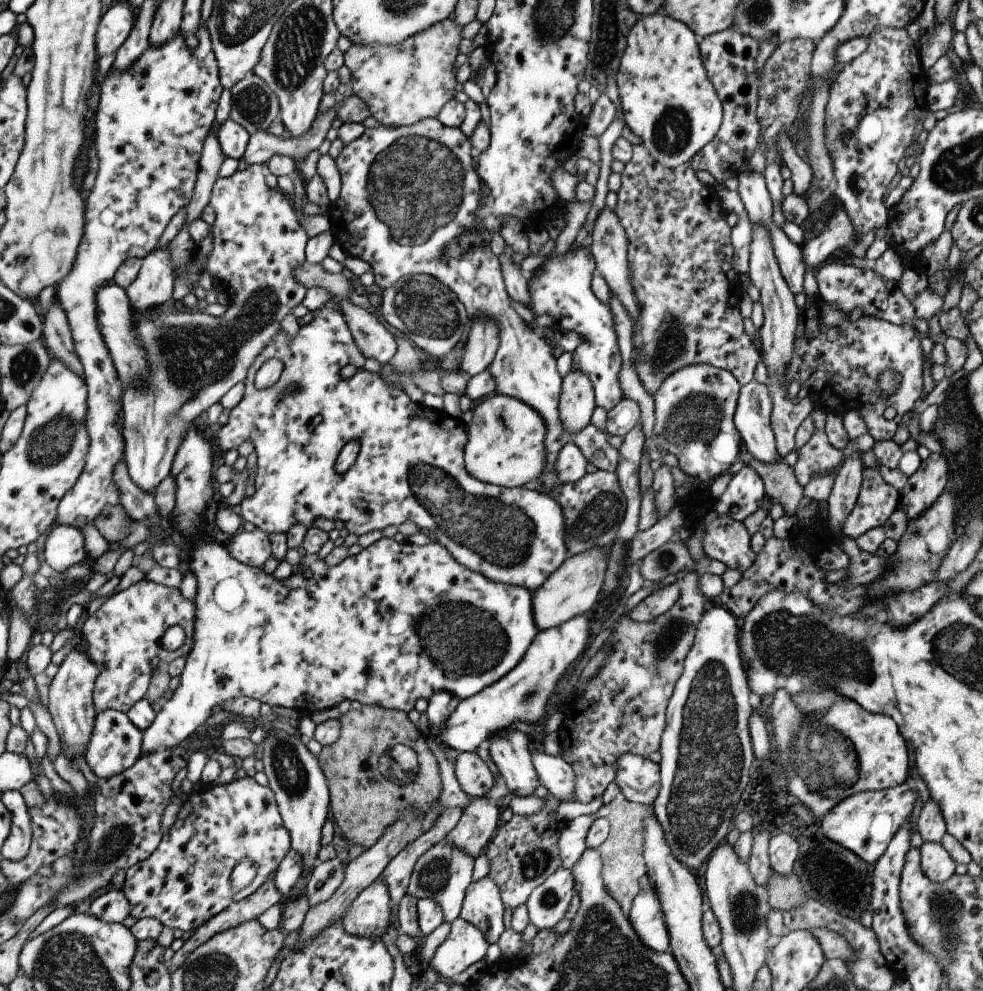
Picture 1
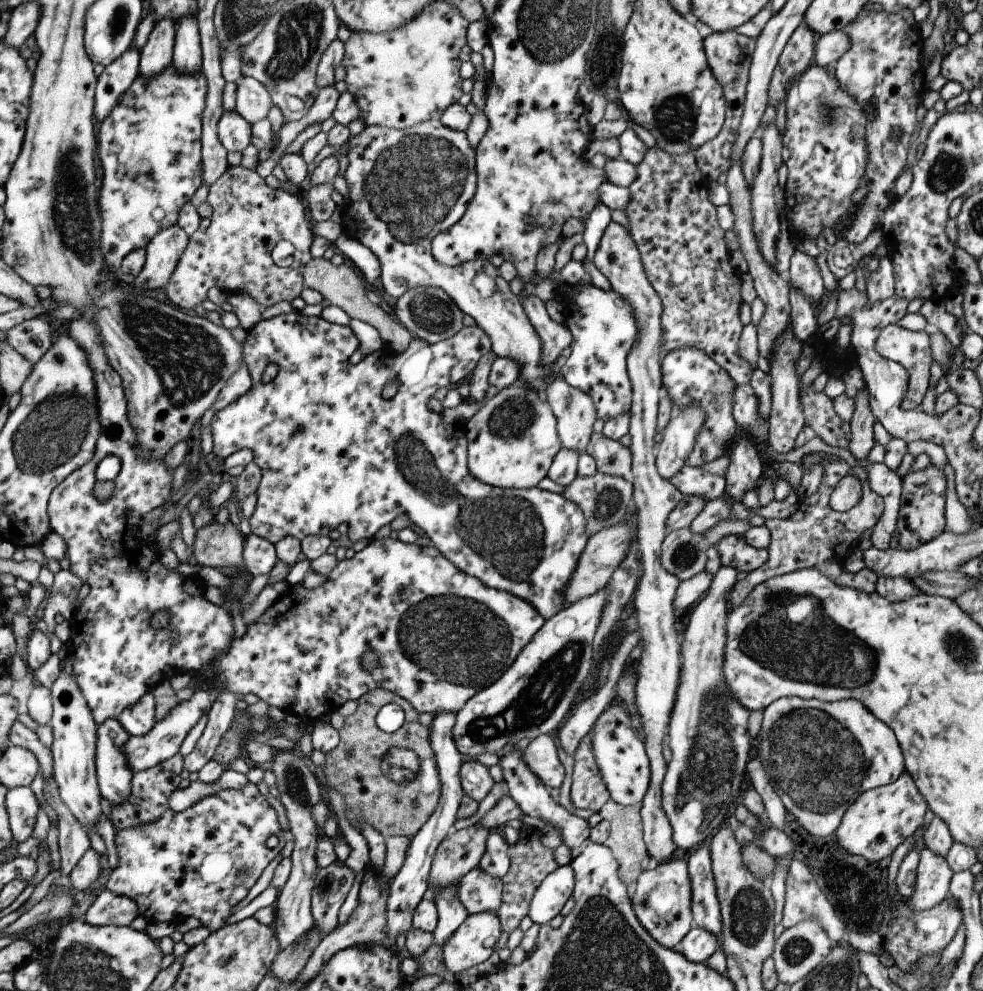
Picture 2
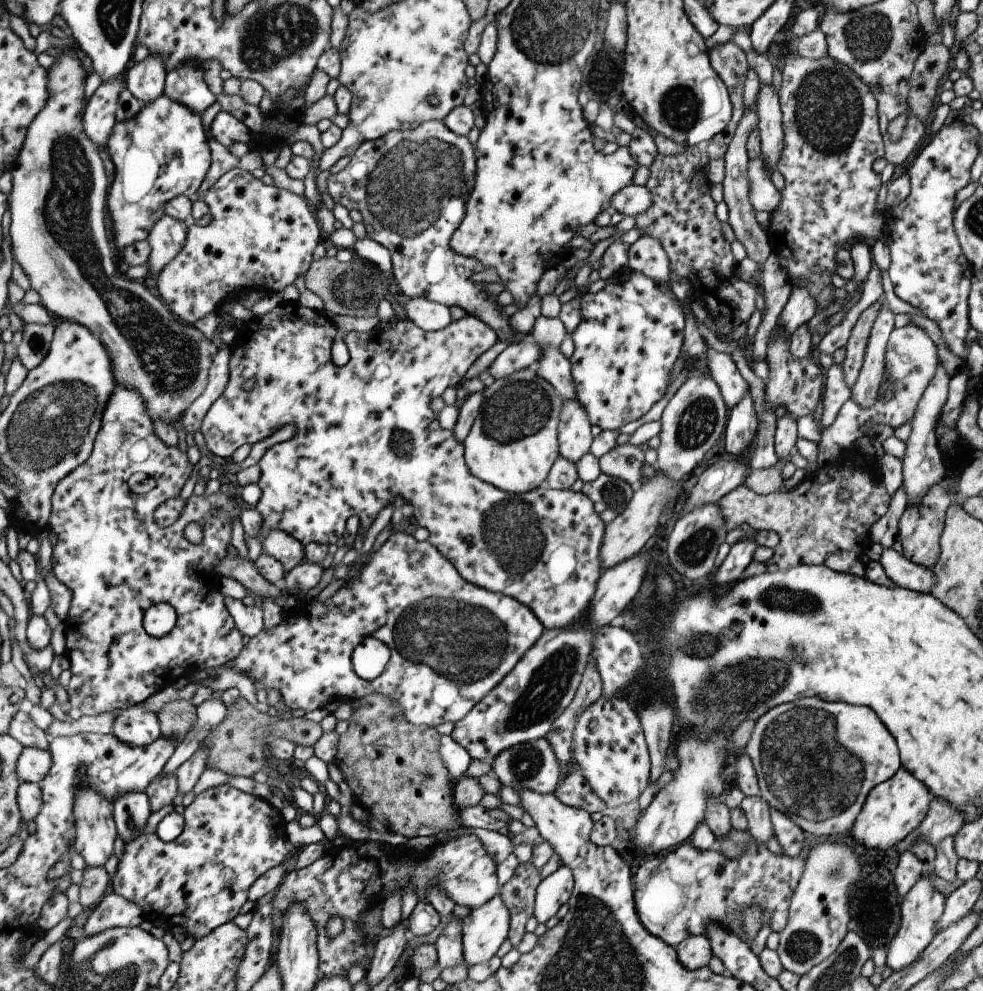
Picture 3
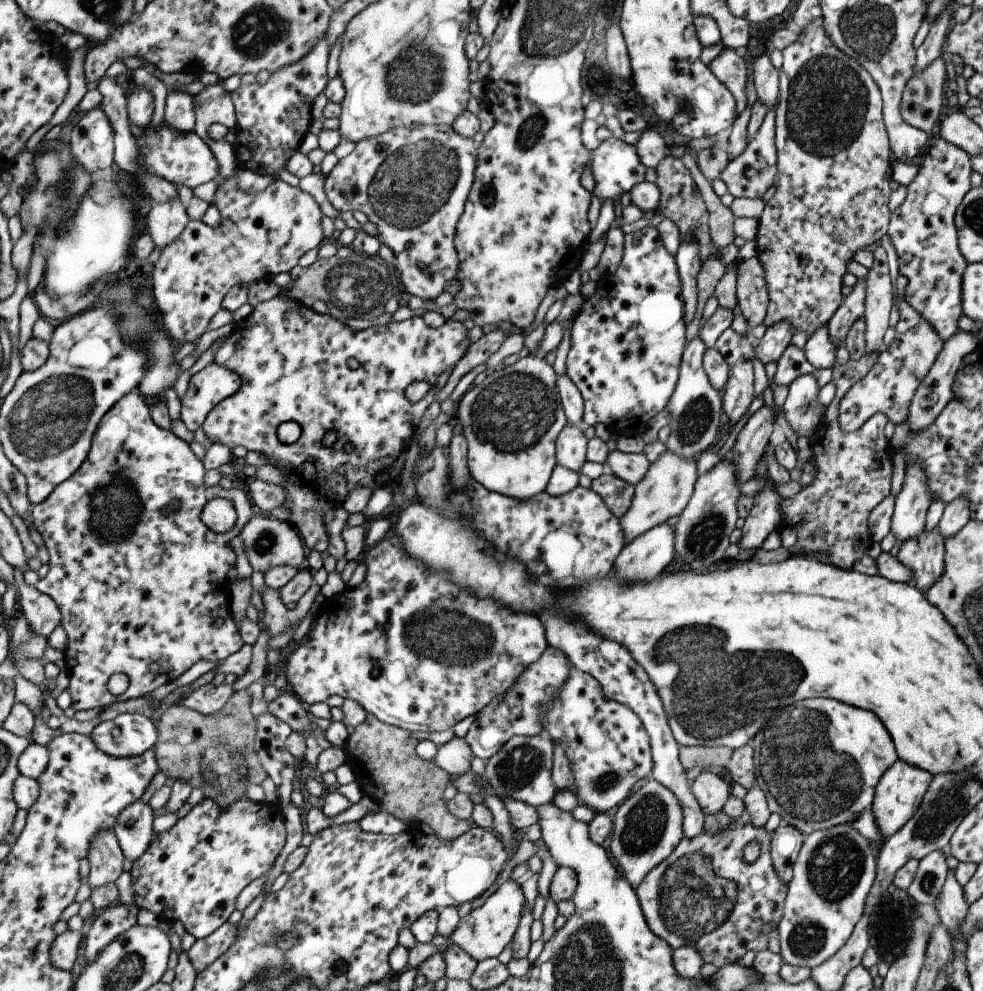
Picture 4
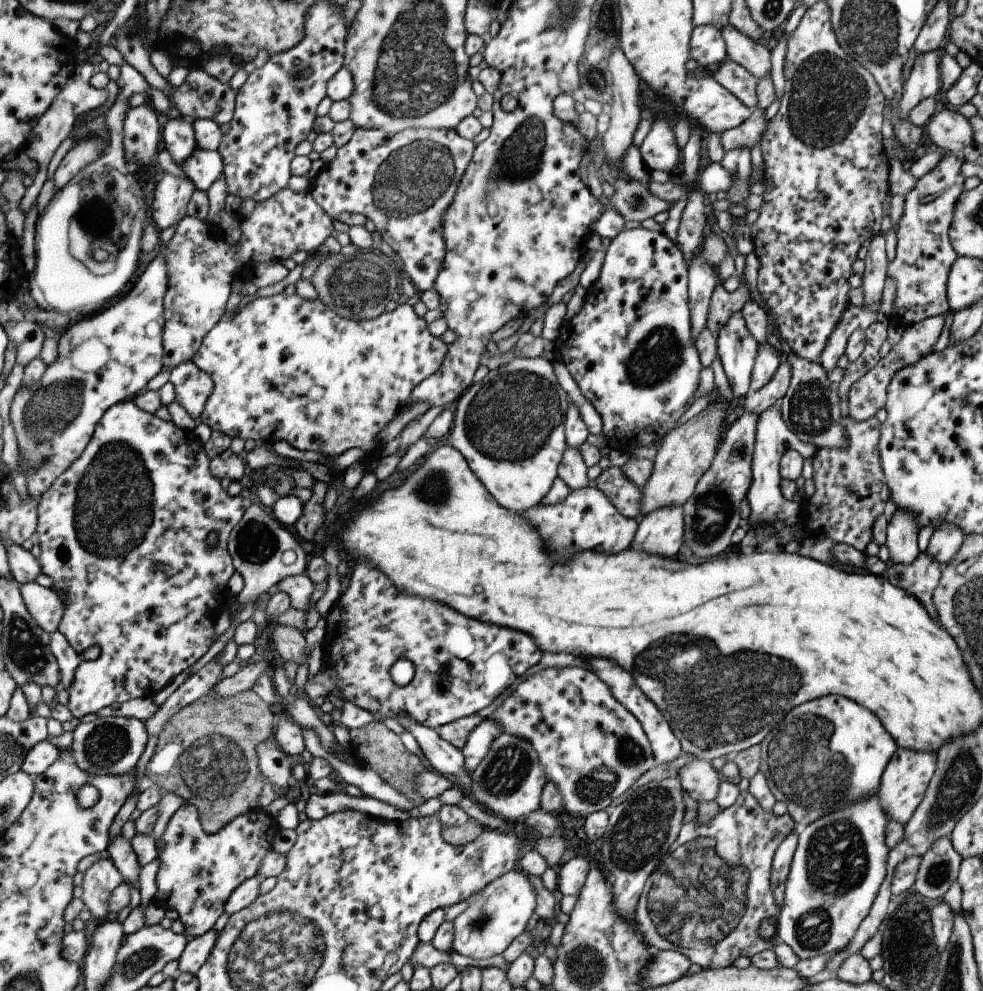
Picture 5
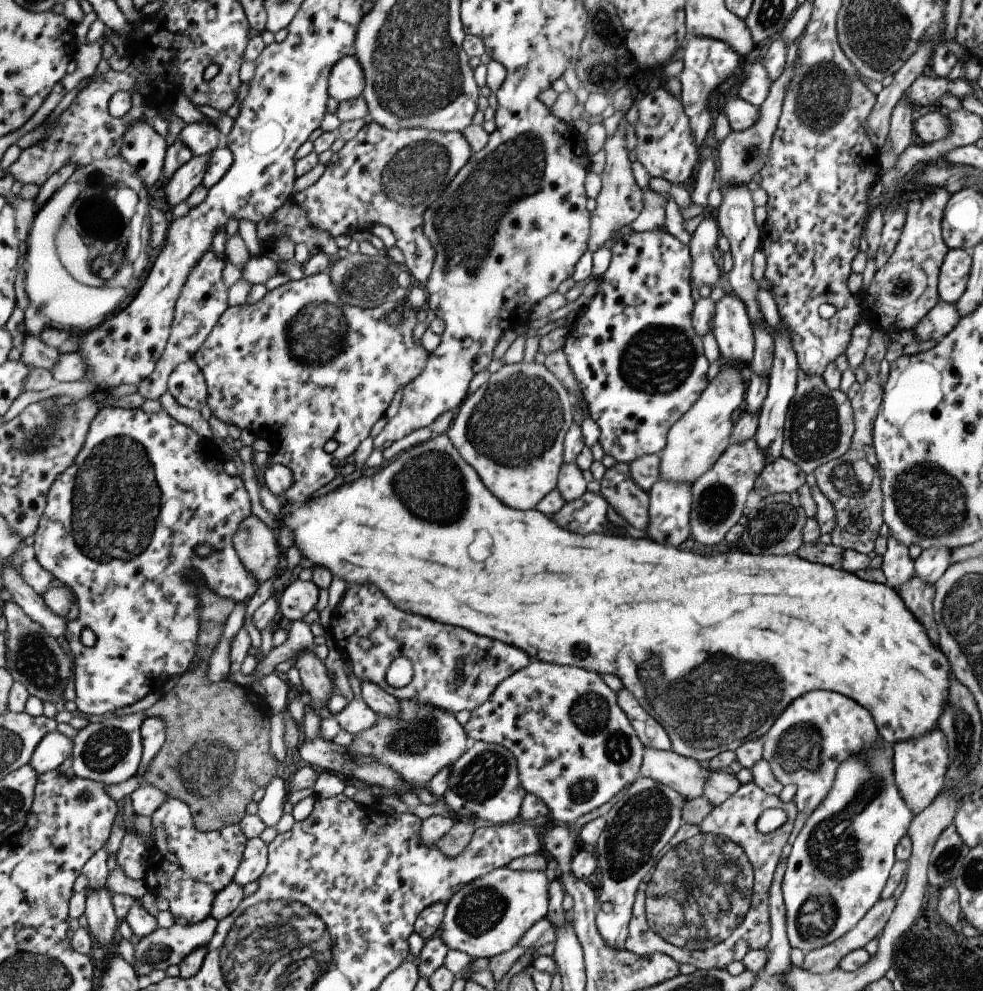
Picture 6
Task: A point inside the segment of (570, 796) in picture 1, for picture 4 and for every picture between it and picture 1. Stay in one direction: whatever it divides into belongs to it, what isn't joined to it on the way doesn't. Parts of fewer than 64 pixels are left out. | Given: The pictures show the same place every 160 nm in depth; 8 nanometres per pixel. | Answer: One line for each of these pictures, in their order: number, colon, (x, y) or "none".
2: (540, 755)
3: (533, 765)
4: (520, 769)

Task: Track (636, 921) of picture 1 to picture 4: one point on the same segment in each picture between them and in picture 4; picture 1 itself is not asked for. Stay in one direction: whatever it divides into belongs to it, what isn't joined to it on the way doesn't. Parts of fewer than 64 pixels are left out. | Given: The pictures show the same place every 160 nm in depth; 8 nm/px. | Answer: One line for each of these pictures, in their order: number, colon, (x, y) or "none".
2: (661, 900)
3: (676, 893)
4: (709, 897)

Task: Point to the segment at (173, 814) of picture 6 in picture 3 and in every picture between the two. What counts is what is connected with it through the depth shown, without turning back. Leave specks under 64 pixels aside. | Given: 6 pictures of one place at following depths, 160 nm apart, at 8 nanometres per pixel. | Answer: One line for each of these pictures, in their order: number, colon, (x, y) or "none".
3: (199, 880)
4: (193, 872)
5: (197, 871)

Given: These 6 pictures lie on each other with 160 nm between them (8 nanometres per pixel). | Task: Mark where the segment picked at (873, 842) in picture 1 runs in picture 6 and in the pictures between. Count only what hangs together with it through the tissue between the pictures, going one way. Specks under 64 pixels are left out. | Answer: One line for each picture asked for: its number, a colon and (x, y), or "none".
2: (880, 818)
3: (892, 809)
4: (897, 794)
5: (902, 784)
6: (918, 765)

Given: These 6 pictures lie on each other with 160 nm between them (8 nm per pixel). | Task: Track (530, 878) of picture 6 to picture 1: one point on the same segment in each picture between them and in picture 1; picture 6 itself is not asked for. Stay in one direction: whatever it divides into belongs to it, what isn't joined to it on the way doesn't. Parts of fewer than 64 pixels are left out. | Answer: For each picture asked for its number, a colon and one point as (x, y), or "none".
1: (464, 944)
2: (473, 941)
3: (482, 930)
4: (482, 933)
5: (499, 912)

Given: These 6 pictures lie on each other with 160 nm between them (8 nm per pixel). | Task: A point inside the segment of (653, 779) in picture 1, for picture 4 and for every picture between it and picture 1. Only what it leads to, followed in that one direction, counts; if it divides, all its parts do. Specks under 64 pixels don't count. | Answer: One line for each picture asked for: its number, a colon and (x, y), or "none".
2: (620, 757)
3: (608, 744)
4: (607, 747)

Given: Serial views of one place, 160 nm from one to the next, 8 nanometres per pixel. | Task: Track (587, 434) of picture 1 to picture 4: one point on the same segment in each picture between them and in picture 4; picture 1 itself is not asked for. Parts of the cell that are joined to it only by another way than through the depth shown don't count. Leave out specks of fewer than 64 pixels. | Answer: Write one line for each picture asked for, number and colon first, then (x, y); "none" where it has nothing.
2: (610, 457)
3: (623, 461)
4: (630, 467)

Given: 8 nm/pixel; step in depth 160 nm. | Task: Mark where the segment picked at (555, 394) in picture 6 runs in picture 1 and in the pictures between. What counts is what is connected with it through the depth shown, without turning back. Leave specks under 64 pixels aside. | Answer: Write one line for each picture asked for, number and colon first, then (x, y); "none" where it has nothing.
1: (504, 446)
2: (510, 441)
3: (512, 443)
4: (510, 421)
5: (508, 426)

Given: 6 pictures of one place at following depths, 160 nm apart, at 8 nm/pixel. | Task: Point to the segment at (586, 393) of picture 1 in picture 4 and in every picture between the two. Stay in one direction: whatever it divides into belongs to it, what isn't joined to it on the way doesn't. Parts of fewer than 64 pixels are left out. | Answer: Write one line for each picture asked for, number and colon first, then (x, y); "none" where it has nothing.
2: (573, 410)
3: (573, 436)
4: (570, 446)

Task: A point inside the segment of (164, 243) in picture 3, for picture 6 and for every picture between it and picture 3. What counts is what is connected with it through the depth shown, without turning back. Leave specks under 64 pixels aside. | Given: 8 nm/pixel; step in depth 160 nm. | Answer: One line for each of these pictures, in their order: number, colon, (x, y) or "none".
4: (165, 221)
5: (171, 194)
6: (180, 184)

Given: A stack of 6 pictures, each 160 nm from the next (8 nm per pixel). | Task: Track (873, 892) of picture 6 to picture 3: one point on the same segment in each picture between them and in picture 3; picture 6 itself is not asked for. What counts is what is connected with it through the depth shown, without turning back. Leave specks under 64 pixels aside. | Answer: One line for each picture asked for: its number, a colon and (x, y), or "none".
3: (817, 920)
4: (834, 869)
5: (839, 861)

